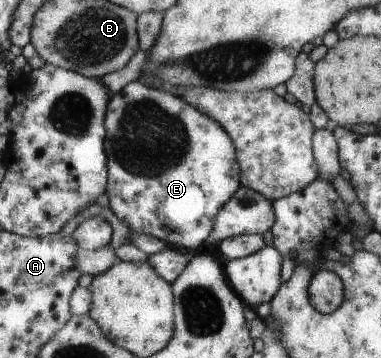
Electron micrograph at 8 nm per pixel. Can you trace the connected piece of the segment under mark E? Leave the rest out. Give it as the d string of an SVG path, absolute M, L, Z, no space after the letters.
M139 78L128 83L115 95L111 96L110 105L108 105L107 121L105 123L108 131L107 148L110 150L110 154L112 154L109 158L107 195L109 206L112 207L116 216L128 224L134 233L161 238L164 242L167 242L168 246L185 250L190 254L192 254L192 250L198 250L215 229L215 220L222 207L243 186L237 150L229 132L216 119L202 112L199 108L192 106L182 96L179 96L175 92L168 93L162 91L154 88L154 86L146 86Z

